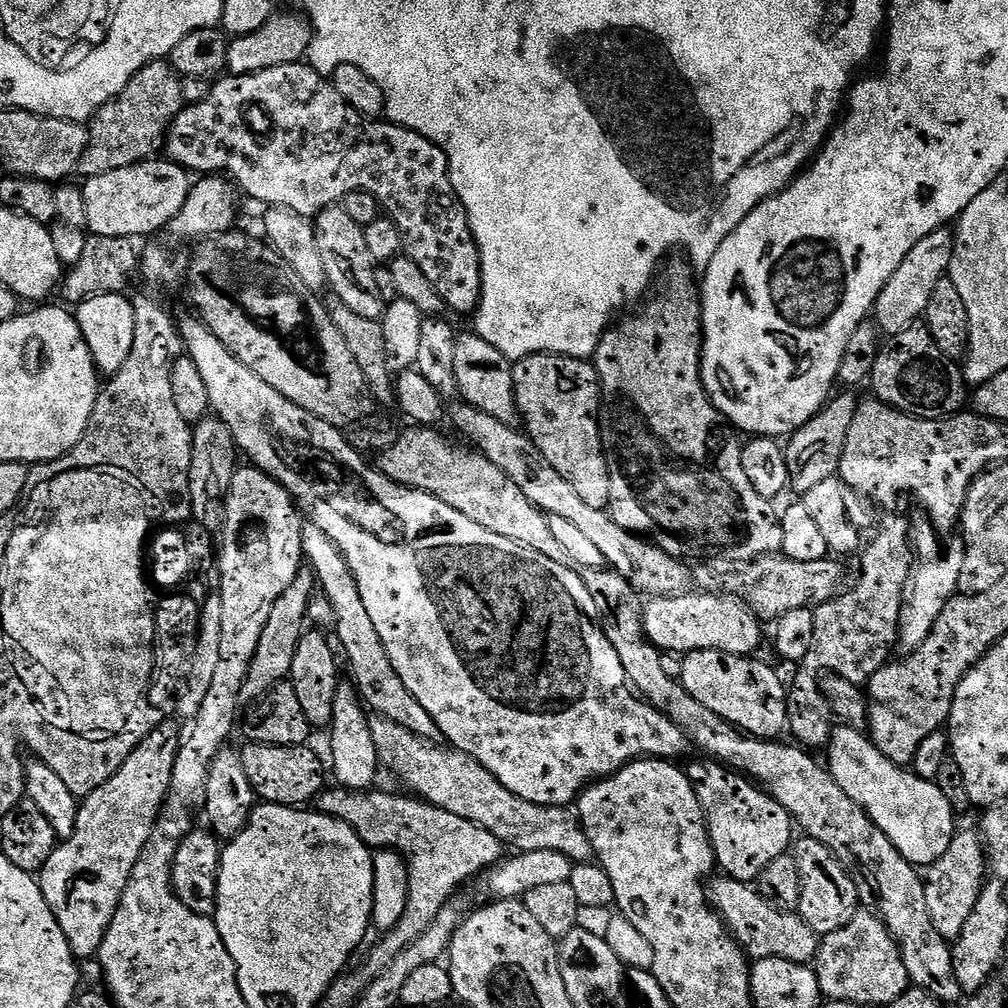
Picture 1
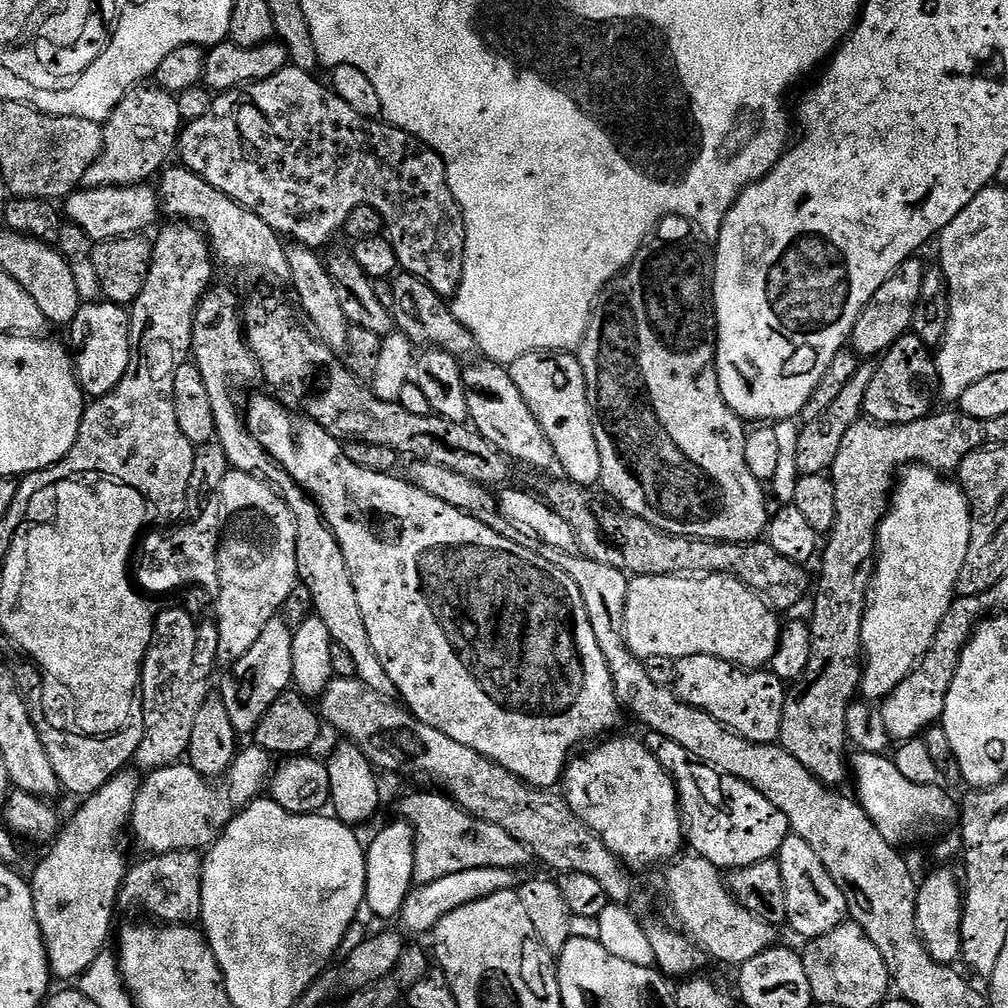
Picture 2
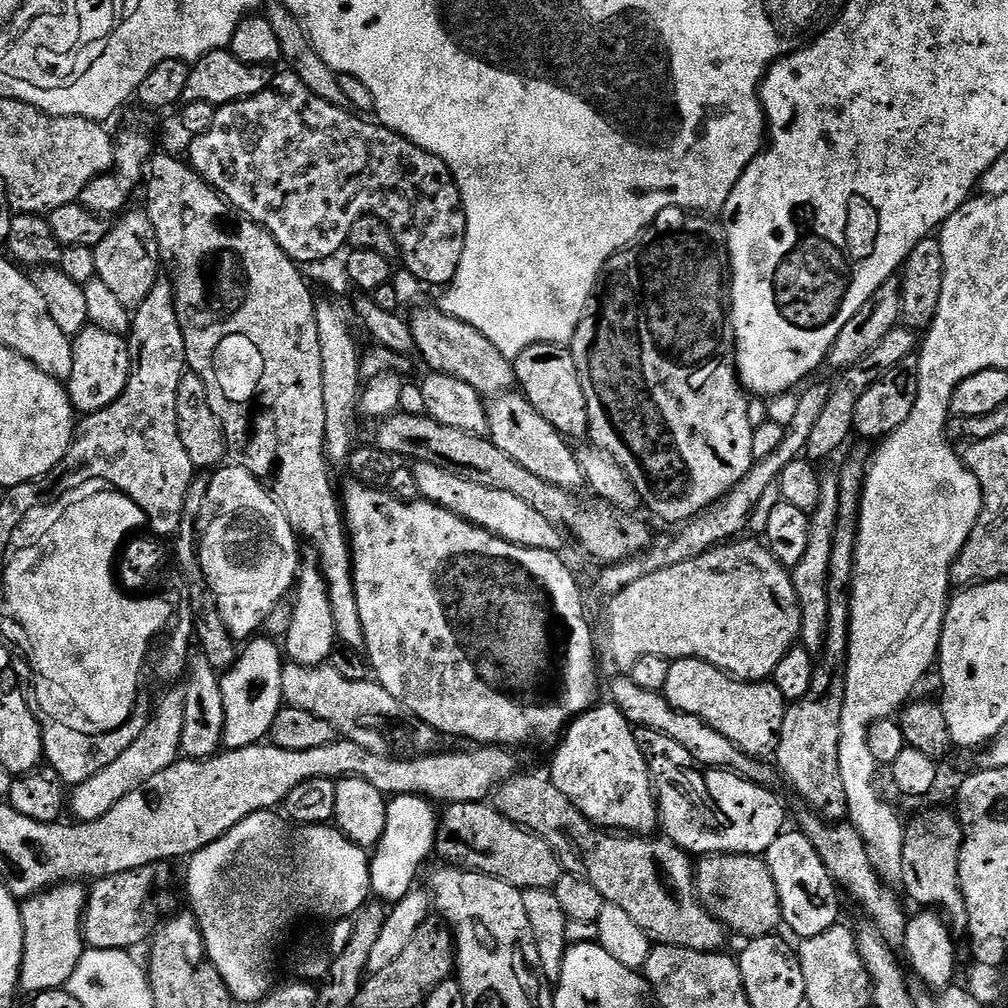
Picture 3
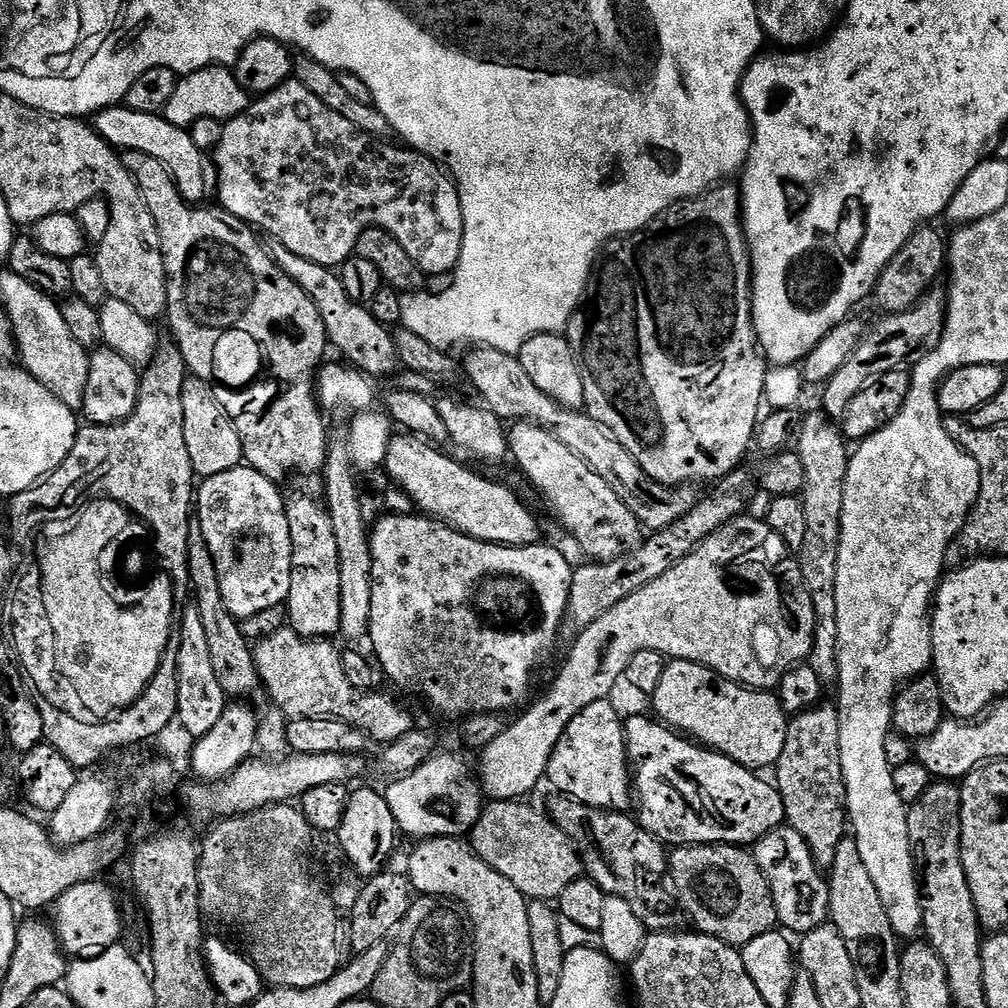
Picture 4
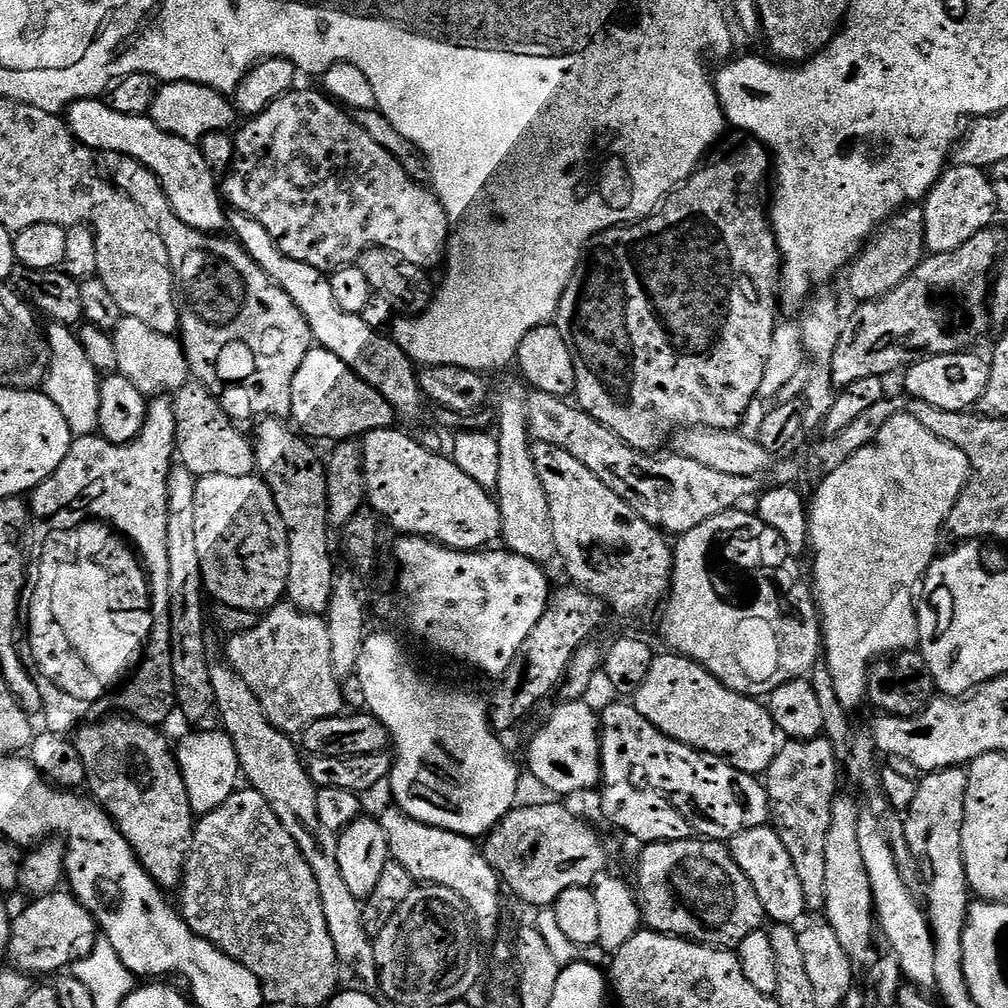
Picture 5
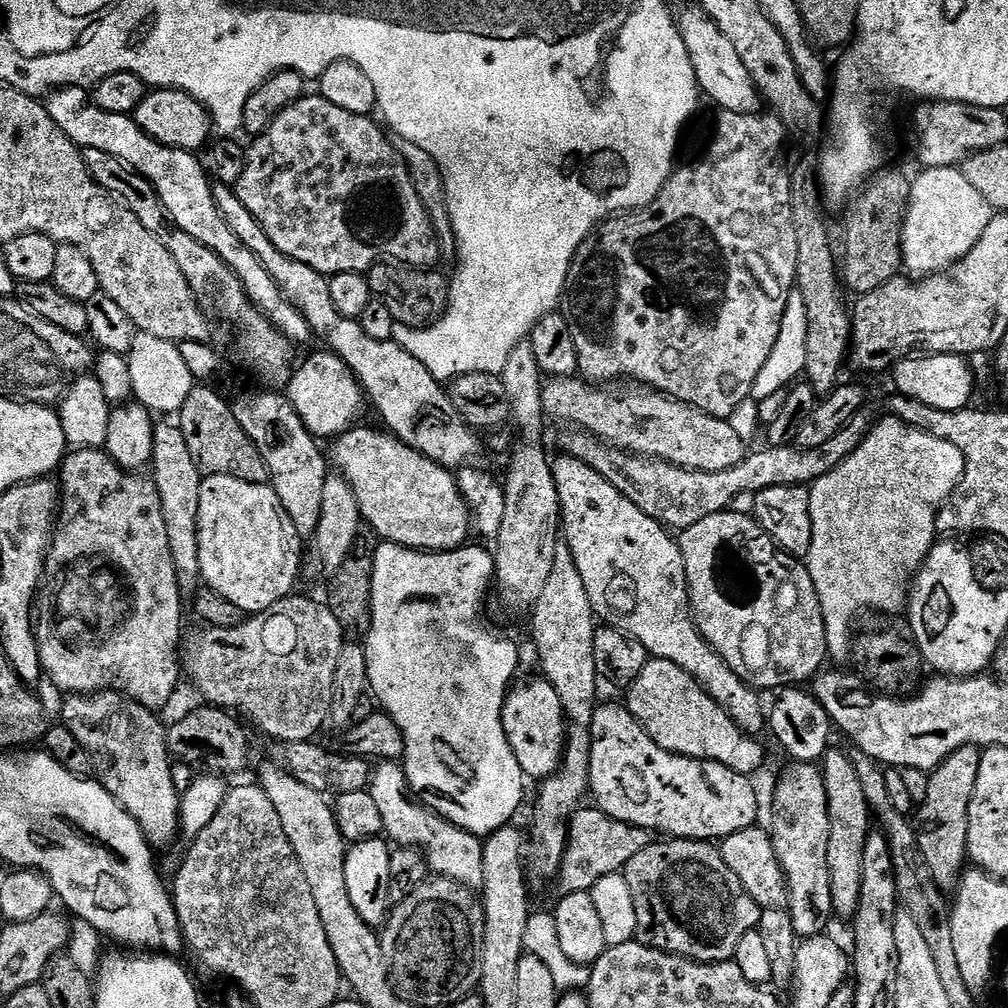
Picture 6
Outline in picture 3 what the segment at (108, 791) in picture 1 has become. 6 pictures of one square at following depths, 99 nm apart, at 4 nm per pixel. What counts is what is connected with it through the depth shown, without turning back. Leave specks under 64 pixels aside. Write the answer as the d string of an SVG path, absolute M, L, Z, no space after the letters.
M65 882L27 897L20 904L20 917L24 931L24 953L20 963L21 993L54 992L67 985L70 974L78 966L86 950L84 943L84 905L86 888L80 882Z

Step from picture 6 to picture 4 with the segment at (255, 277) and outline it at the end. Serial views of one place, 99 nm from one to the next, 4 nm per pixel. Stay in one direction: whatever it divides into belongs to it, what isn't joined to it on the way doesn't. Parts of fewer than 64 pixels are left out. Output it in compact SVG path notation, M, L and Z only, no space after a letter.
M113 106L95 113L94 127L97 134L117 150L141 152L150 158L158 158L162 166L172 175L180 196L189 202L200 202L210 192L210 176L204 173L205 153L194 142L191 131L174 126L163 115L150 112L136 112L127 106Z

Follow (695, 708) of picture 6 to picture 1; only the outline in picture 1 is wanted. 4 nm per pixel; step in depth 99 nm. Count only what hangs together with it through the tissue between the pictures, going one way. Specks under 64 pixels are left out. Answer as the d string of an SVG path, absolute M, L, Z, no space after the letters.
M698 650L687 653L683 657L684 665L680 675L680 683L706 710L714 710L718 718L730 722L735 728L761 740L776 740L785 735L788 728L788 692L786 684L780 681L780 676L768 664L756 660L752 656L735 656L718 650Z

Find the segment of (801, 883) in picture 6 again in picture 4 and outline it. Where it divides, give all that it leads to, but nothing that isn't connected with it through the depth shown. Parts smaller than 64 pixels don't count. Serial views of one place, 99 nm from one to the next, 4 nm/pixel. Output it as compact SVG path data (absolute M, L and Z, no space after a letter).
M835 707L807 712L795 713L788 721L788 733L786 734L786 746L774 766L774 783L780 791L780 797L784 803L784 814L787 827L798 830L810 846L812 856L821 869L831 869L834 862L834 854L838 850L838 842L846 836L846 786L842 778L842 762L838 750L838 734L840 733L840 714Z

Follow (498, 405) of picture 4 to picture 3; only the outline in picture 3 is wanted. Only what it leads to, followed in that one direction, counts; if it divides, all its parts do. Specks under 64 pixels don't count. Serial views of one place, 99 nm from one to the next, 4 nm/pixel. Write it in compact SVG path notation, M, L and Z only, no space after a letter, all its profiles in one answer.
M420 308L410 316L410 327L415 351L420 351L421 358L429 364L432 372L451 376L484 398L499 396L516 384L513 361L501 354L494 342L474 330L474 326L453 319L443 310L431 312L428 308Z

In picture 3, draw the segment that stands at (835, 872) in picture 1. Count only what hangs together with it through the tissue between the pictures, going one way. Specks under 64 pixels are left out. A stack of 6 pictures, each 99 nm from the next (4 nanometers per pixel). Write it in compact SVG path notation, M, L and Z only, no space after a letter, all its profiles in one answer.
M803 831L781 832L779 838L768 847L766 863L778 892L780 915L785 929L788 927L800 940L809 940L837 924L840 918L840 900L836 897L838 885Z

